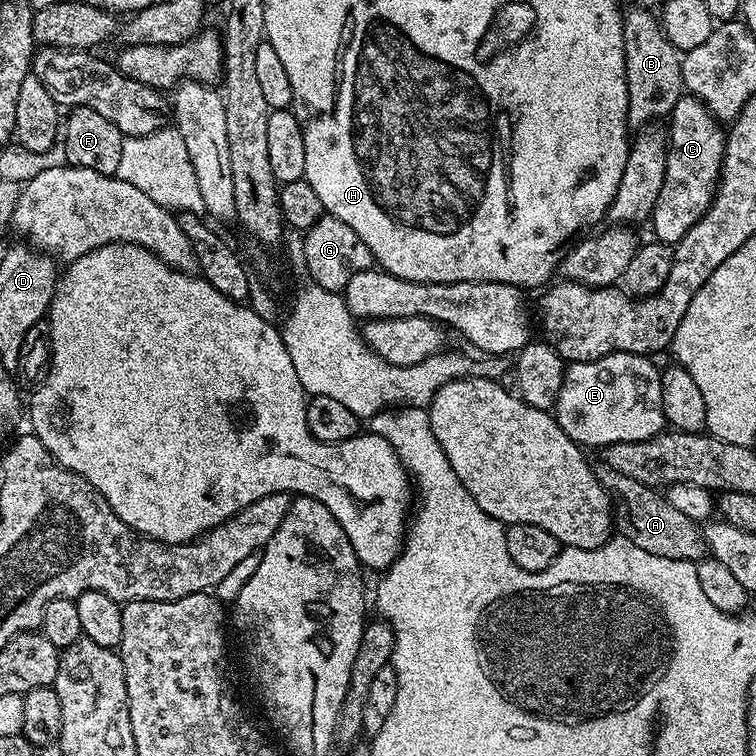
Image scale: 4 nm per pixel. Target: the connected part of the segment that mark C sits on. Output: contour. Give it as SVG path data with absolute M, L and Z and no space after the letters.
M685 94L678 98L674 110L667 121L666 131L668 134L668 157L666 158L666 179L662 181L662 191L658 193L658 202L654 206L650 217L652 232L661 244L675 245L706 214L706 210L712 204L716 196L716 186L720 182L720 170L724 167L724 141L726 139L725 129L721 121L712 115L712 111L691 94Z

